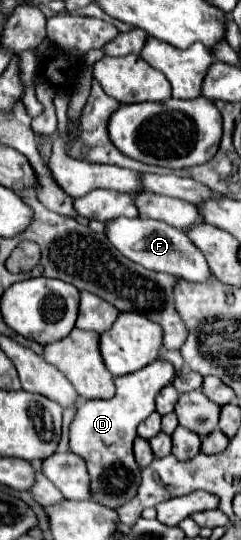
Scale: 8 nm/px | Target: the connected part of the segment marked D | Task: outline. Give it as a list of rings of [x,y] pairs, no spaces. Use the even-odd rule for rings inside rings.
[[[157,358],[147,368],[141,368],[141,372],[133,372],[131,376],[117,376],[117,392],[111,400],[87,400],[77,408],[75,420],[71,424],[69,446],[89,464],[89,472],[93,476],[93,500],[97,504],[119,508],[135,496],[137,484],[141,482],[141,472],[133,458],[137,426],[153,412],[157,394],[169,386],[173,378],[173,364]]]

